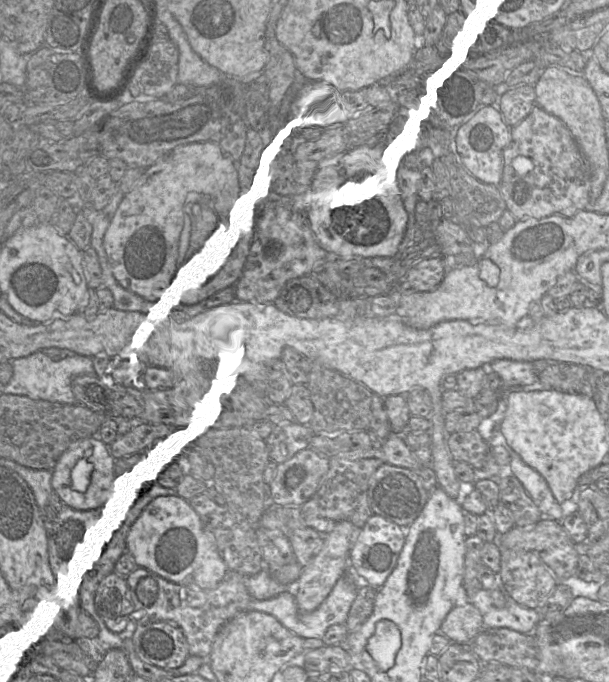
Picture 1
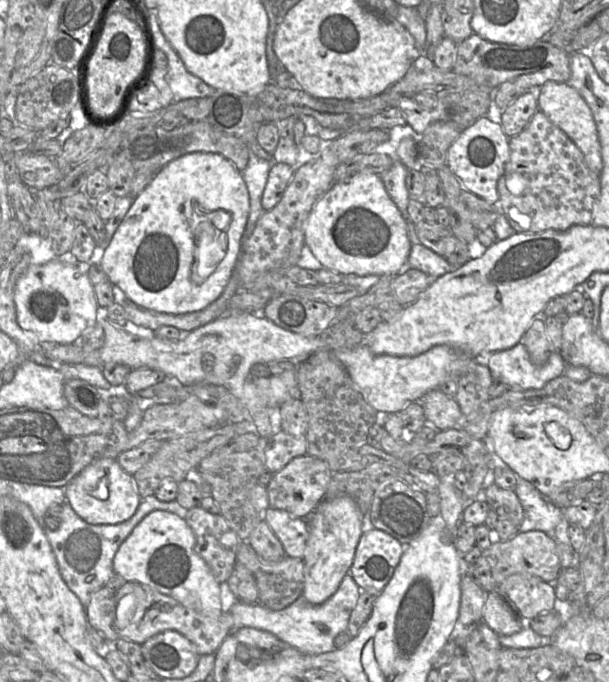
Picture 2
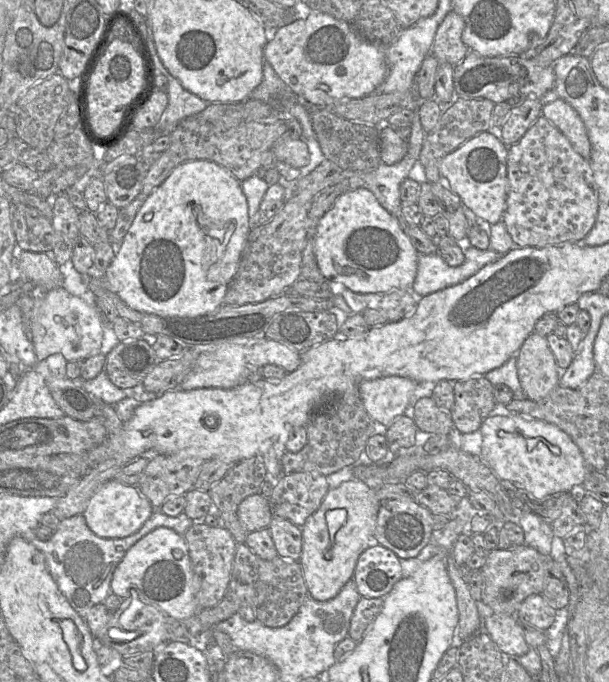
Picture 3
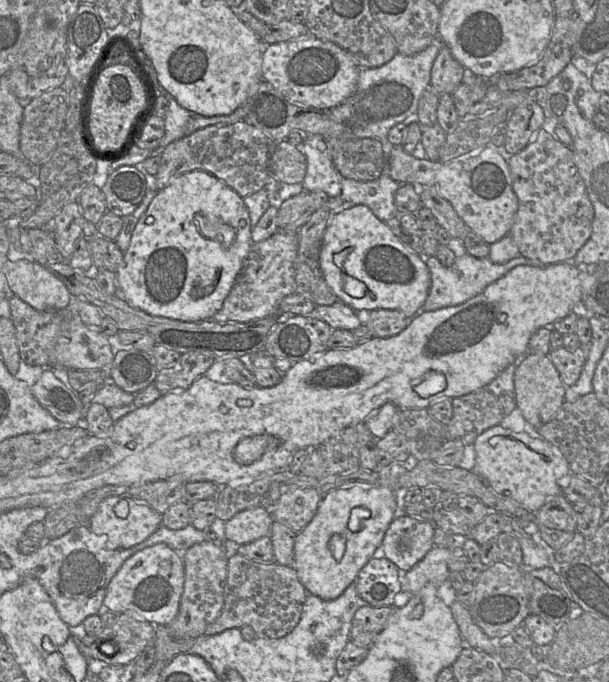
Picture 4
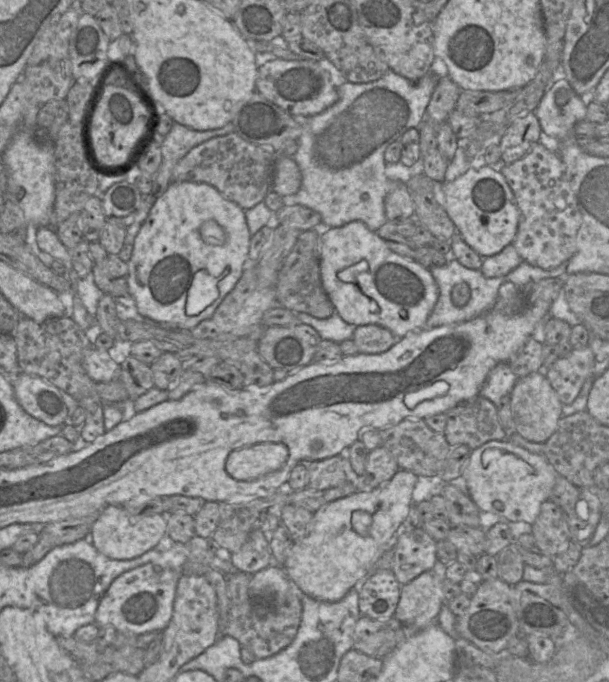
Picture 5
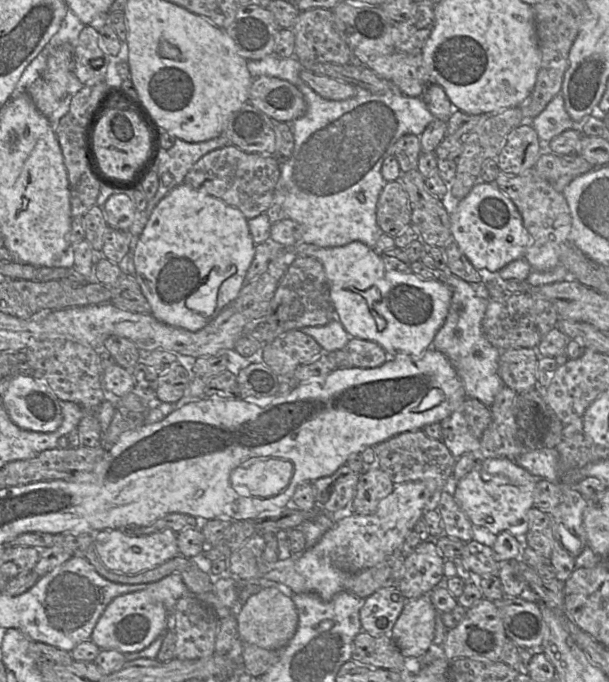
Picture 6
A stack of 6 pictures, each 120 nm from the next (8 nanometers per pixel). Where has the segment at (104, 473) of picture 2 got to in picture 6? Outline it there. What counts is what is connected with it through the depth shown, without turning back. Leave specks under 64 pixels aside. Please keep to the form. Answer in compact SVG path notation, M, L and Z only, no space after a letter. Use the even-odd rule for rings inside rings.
M170 528L147 535L134 535L123 529L100 530L95 538L95 548L107 569L126 574L154 569L179 554L177 534Z

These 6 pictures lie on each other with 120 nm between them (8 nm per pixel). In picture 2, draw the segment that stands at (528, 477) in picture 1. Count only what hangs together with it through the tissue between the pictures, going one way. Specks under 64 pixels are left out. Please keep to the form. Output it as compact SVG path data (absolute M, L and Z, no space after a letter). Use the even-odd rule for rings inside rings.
M518 475L515 492L524 510L524 519L519 531L538 530L554 538L562 510L555 507L530 482Z

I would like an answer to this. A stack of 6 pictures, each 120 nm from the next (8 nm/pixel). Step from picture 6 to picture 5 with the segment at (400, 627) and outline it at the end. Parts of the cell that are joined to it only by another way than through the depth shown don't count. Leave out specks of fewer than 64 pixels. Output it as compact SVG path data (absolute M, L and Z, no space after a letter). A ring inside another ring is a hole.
M437 561L432 569L401 586L394 617L407 628L409 634L437 623L439 612L445 603L445 568L445 565Z

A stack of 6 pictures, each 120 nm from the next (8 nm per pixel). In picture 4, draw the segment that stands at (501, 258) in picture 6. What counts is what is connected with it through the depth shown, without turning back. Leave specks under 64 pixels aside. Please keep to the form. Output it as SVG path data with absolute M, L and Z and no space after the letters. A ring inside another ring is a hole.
M489 143L449 162L431 161L405 152L400 145L393 146L385 170L400 184L435 187L450 202L466 227L490 245L510 233L518 209L507 157L505 148L498 149Z

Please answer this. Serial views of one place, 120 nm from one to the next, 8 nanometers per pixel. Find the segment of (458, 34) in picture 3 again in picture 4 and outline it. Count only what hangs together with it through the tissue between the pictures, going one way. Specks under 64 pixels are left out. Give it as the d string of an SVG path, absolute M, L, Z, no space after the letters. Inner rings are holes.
M443 45L432 66L431 90L438 96L453 94L461 84L466 71L453 57L450 49Z

